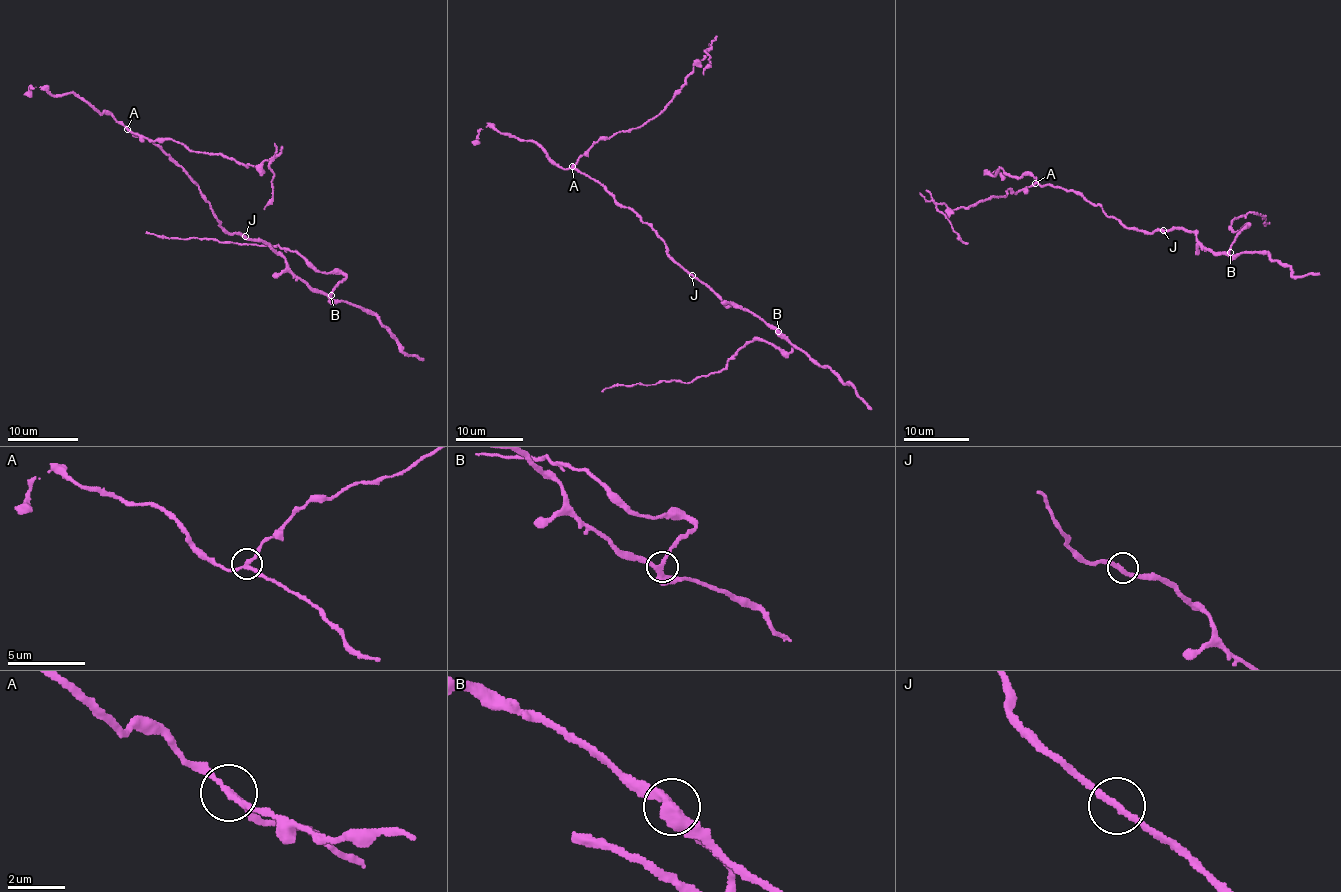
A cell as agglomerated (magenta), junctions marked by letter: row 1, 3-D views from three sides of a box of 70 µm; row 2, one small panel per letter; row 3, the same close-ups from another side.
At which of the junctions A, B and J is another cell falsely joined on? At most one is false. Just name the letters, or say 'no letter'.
A

